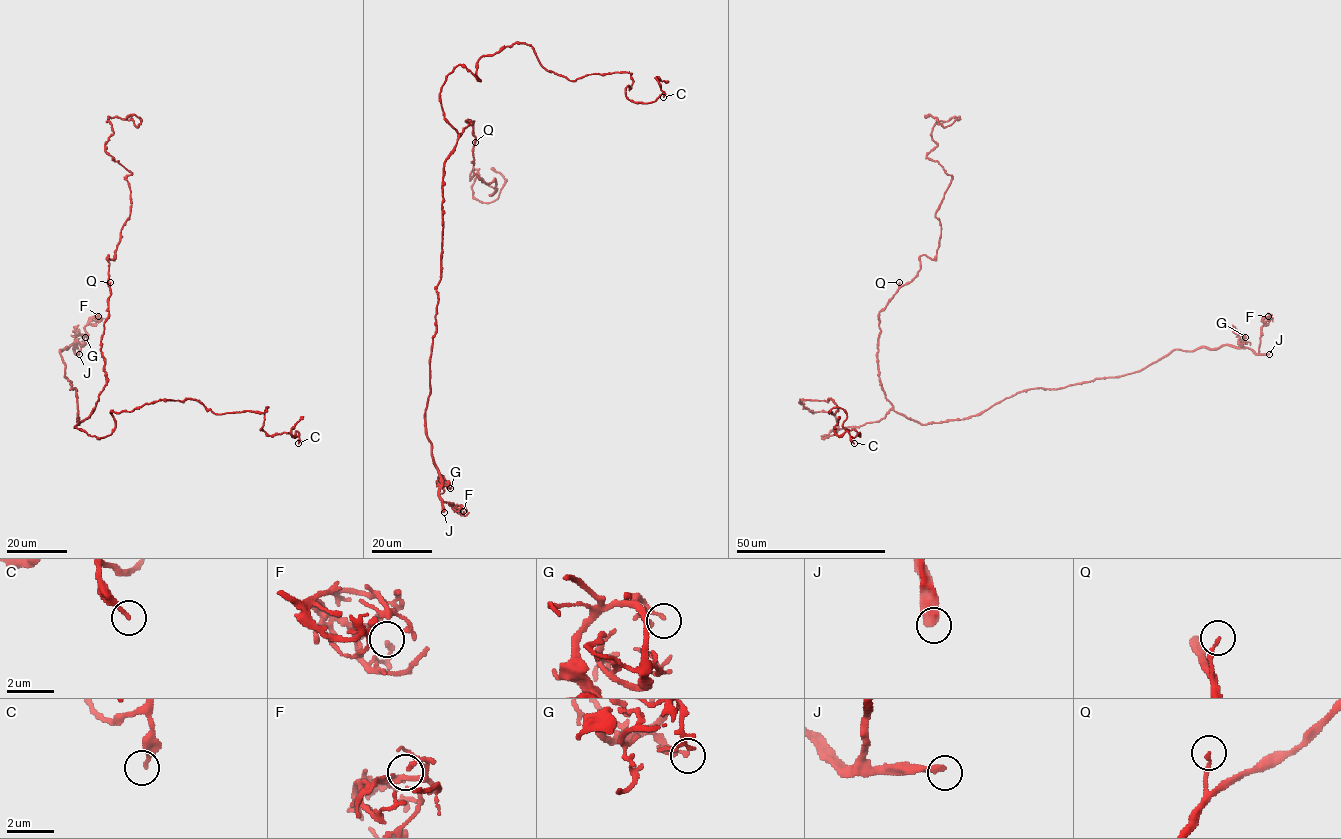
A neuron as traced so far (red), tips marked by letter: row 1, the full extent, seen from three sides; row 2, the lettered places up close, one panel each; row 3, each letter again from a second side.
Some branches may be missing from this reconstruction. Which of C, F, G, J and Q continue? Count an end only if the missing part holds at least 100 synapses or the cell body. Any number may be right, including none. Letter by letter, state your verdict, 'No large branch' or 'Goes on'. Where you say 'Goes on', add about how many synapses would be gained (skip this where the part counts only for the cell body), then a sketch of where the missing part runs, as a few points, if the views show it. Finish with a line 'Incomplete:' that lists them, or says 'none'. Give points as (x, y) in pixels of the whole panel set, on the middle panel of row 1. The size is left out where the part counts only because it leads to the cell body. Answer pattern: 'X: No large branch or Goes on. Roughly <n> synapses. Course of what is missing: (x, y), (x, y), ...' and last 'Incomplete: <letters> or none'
C: No large branch
F: No large branch
G: No large branch
J: Goes on. Roughly 100 synapses. Course of what is missing: (444, 512), (450, 525), (447, 530), (450, 546), (435, 553), (414, 546), (398, 550)
Q: No large branch
Incomplete: J

